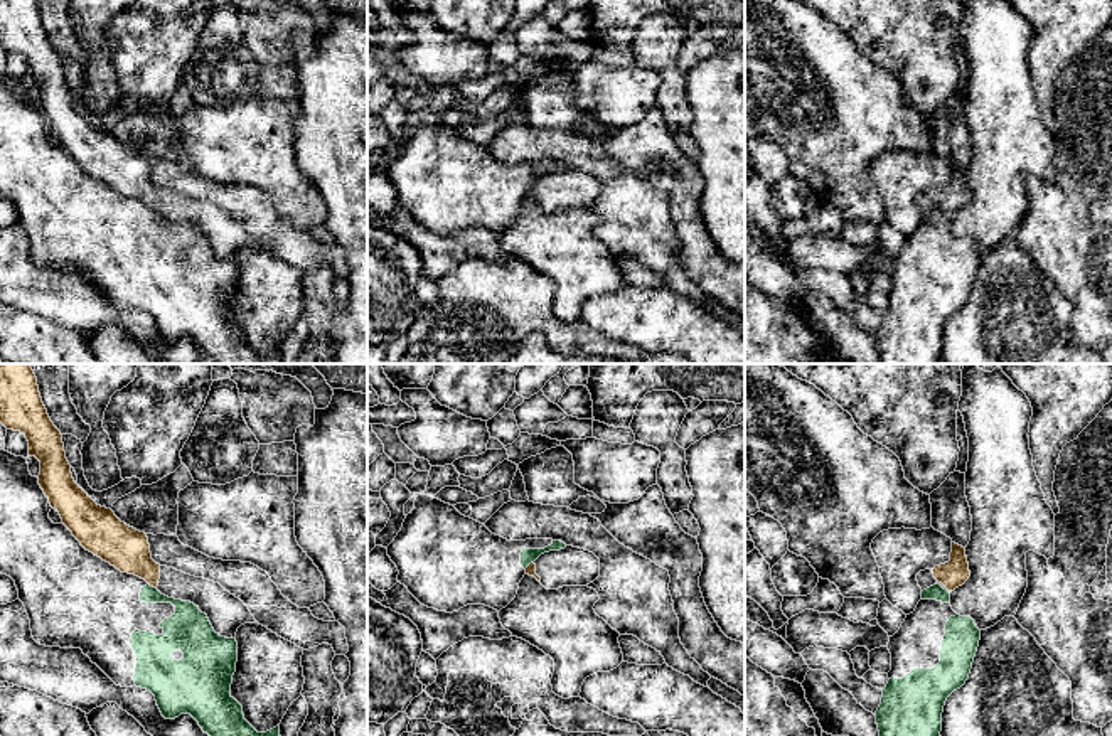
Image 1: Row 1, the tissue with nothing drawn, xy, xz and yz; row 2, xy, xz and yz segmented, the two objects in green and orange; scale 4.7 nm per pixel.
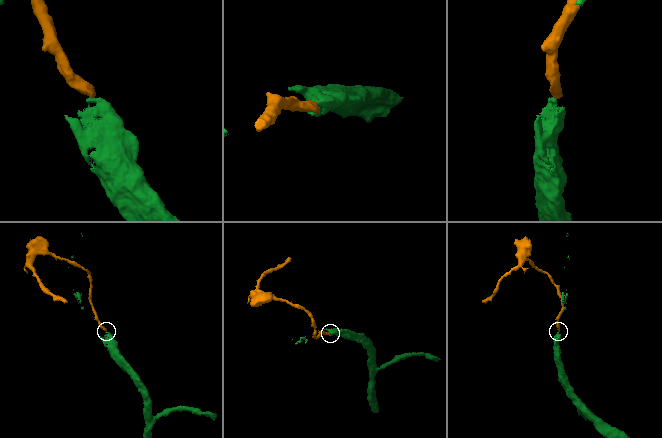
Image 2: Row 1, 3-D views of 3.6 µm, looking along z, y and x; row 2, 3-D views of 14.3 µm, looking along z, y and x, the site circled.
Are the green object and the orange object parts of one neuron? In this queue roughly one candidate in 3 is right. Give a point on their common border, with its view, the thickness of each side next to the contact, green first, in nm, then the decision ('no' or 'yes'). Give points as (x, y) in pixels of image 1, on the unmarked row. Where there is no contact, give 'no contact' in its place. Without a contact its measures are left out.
contact xy (152, 209); calibres 180 and 200 nm; no

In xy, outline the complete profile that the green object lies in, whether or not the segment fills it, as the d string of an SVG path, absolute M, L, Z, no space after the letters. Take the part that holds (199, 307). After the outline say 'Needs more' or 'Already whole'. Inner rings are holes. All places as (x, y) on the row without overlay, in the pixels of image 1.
M0 72L0 195L15 204L34 263L81 271L116 308L150 313L165 342L190 337L212 364L281 364L280 349L258 355L231 318L236 261L216 256L194 226L168 221L86 173L64 147L49 141L51 131L27 81Z. Needs more

